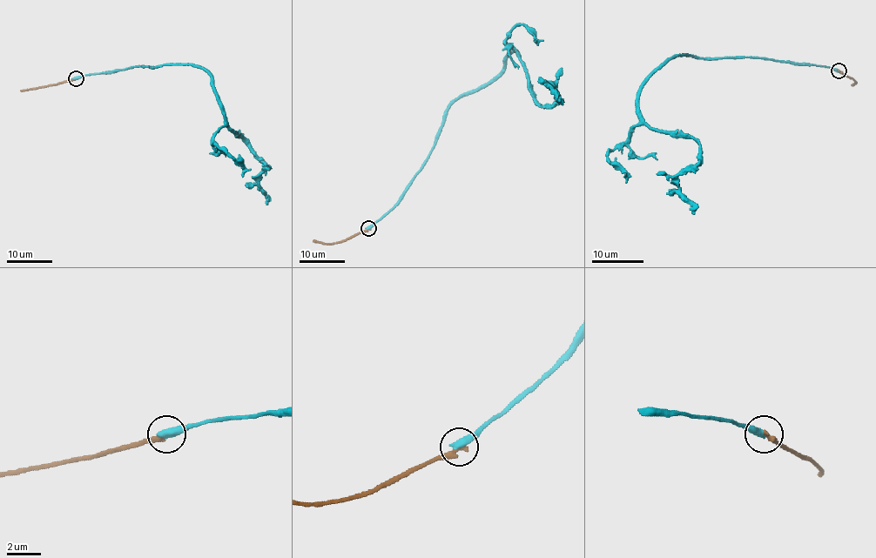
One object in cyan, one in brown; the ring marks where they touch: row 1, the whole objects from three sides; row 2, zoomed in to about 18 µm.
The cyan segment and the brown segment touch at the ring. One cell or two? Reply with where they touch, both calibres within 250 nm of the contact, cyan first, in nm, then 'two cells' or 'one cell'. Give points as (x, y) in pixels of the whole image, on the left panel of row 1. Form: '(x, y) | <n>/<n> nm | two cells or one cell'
(76, 78) | 480/340 nm | two cells

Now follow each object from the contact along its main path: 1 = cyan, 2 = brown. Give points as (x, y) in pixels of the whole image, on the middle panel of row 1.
1: (368, 229), (421, 169), (444, 112), (485, 87), (512, 52), (532, 98), (550, 106), (554, 86), (560, 101)
2: (368, 229), (338, 242), (322, 244), (313, 240)

